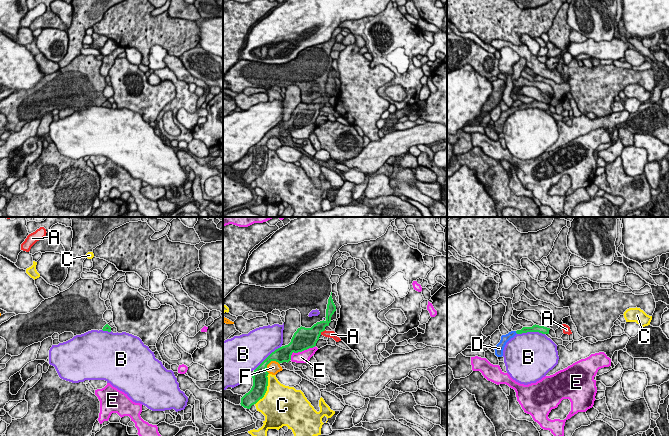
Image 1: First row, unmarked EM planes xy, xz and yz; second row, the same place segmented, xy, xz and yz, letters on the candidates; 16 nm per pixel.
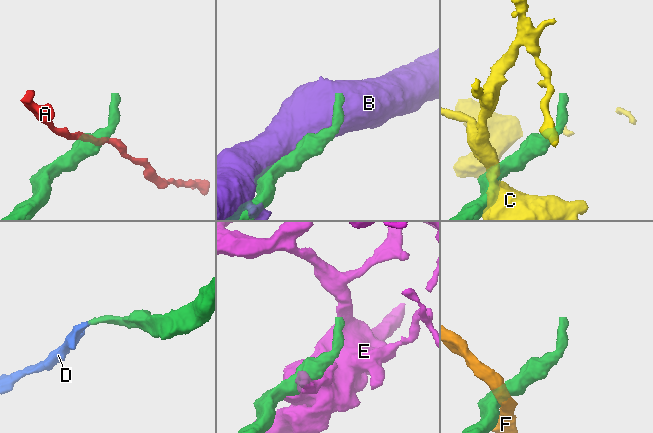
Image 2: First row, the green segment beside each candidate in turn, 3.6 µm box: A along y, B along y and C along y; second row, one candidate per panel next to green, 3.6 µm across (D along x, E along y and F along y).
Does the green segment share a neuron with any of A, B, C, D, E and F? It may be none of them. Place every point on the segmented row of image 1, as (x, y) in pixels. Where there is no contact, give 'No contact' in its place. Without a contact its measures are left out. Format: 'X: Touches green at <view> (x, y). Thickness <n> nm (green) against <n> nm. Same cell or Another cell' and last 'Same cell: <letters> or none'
A: Touches green at xz (322, 331). Thickness 320 nm (green) against 120 nm. Another cell
B: Touches green at yz (530, 331). Thickness 130 nm (green) against 480 nm. Another cell
C: Touches green at xz (266, 389). Thickness 260 nm (green) against 480 nm. Another cell
D: Touches green at yz (516, 332). Thickness 100 nm (green) against 130 nm. Same cell
E: Touches green at xz (300, 351). Thickness 360 nm (green) against 190 nm. Another cell
F: Touches green at xz (270, 361). Thickness 260 nm (green) against 200 nm. Another cell
Same cell: D

